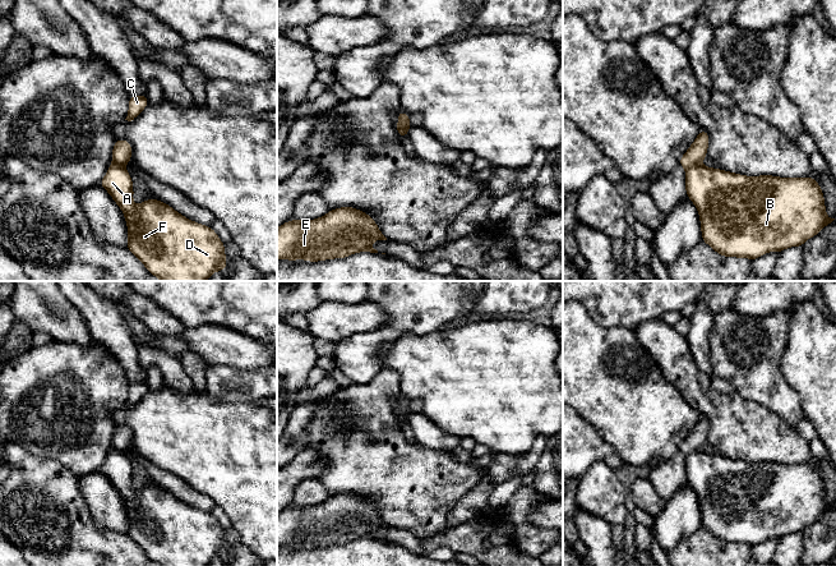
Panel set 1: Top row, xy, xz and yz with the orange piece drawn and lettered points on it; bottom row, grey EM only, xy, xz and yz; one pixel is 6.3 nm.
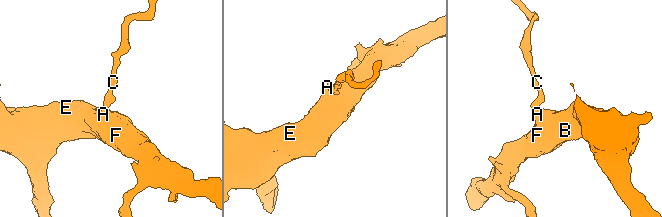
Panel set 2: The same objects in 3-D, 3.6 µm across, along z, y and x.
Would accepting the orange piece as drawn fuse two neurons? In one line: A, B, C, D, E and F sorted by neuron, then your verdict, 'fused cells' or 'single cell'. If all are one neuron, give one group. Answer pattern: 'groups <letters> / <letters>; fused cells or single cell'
groups A B D E F / C; fused cells

